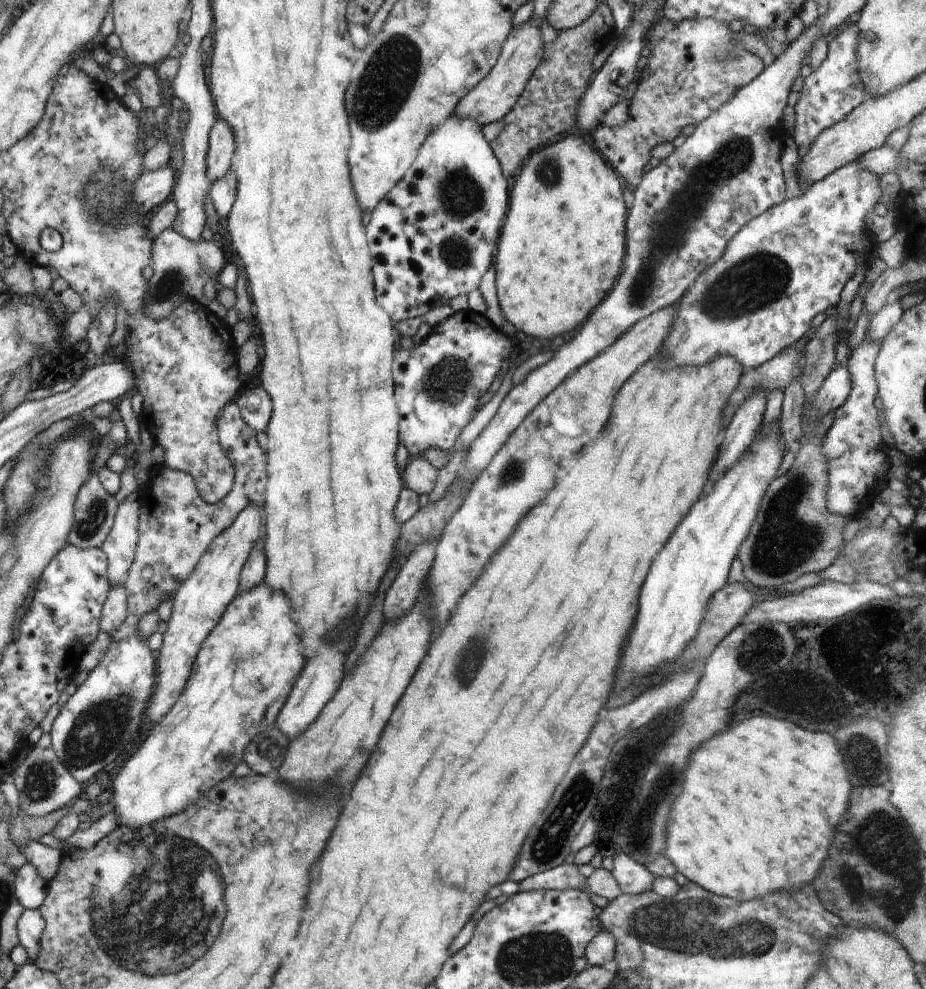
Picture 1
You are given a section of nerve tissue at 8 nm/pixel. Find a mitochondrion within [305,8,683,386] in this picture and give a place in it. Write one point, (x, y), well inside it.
(387, 79)

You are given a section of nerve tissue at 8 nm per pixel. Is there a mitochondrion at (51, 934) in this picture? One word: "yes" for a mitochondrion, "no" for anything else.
no

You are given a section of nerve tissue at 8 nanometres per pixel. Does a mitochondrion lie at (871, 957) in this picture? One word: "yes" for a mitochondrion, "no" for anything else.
no

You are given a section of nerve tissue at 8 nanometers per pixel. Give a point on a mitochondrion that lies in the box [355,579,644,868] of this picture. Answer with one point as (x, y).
(551, 839)

